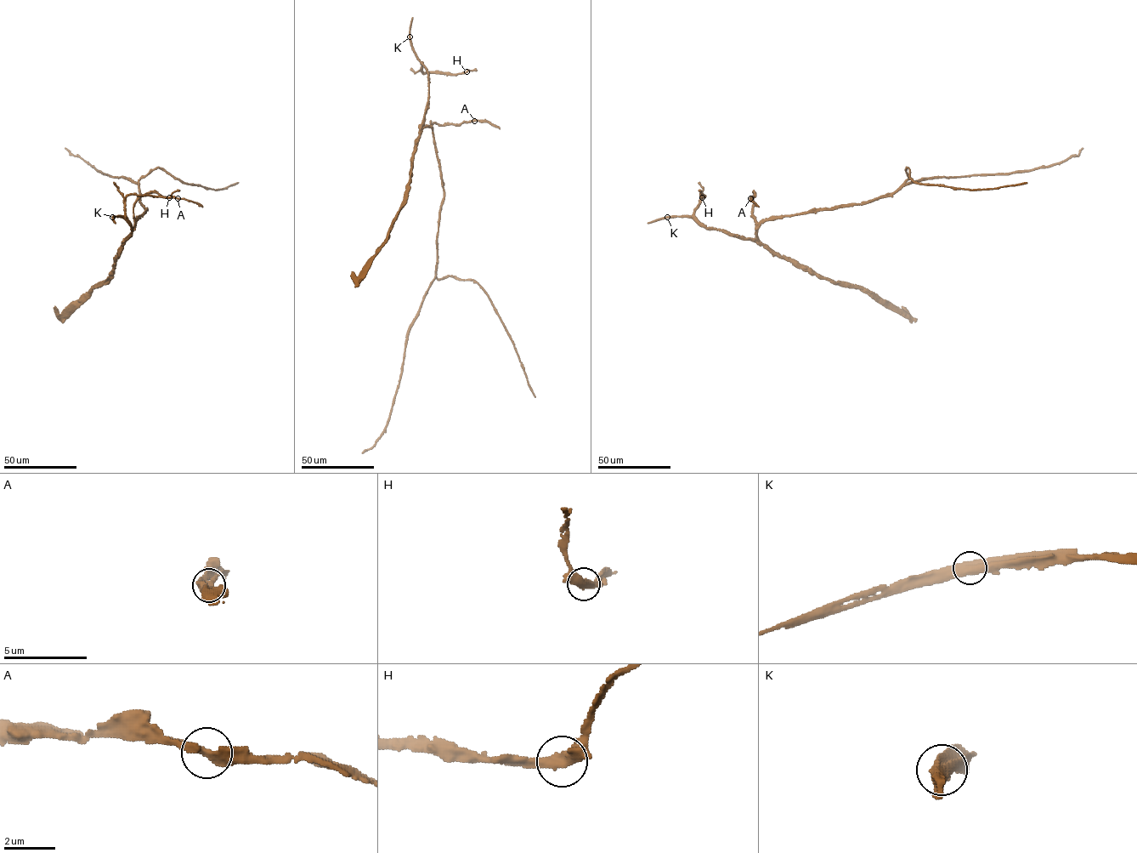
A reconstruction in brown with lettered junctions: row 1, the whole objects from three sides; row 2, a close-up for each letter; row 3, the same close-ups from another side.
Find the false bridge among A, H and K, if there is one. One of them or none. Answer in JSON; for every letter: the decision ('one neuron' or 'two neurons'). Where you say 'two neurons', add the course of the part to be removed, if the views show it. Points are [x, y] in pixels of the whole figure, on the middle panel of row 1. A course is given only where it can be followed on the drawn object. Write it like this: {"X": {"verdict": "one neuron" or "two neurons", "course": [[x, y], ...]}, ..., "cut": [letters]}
{"A": {"verdict": "one neuron"}, "H": {"verdict": "one neuron"}, "K": {"verdict": "one neuron"}, "cut": []}

